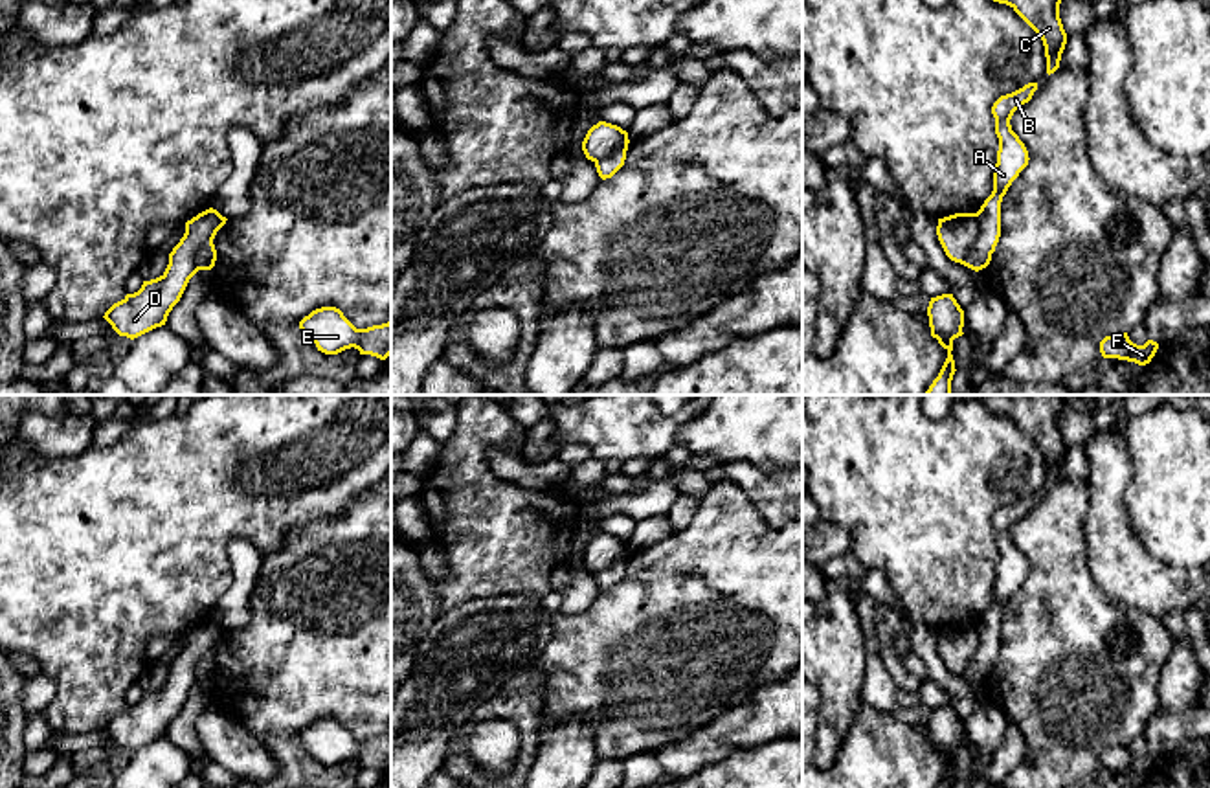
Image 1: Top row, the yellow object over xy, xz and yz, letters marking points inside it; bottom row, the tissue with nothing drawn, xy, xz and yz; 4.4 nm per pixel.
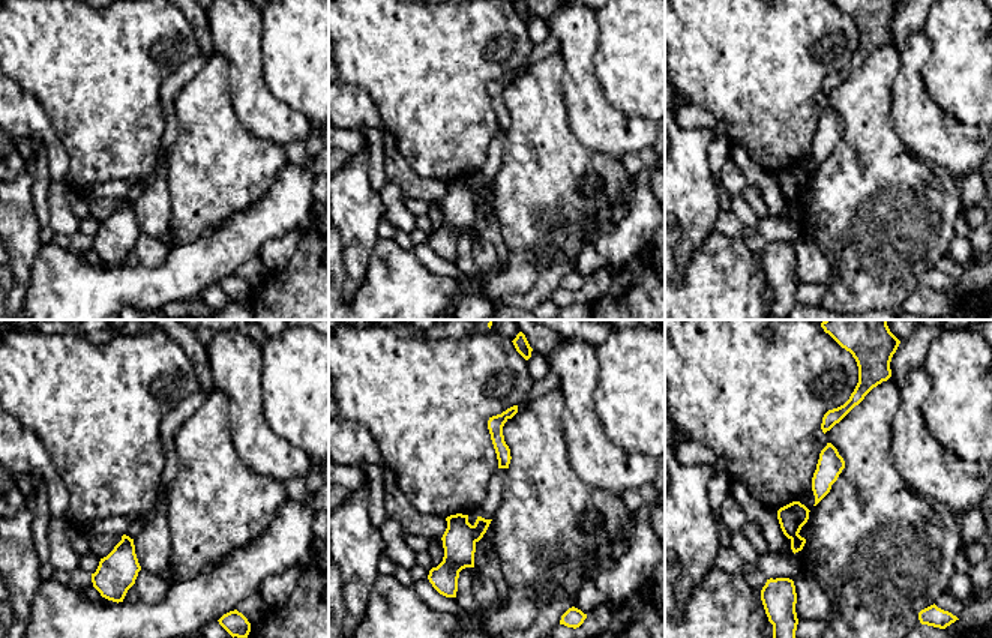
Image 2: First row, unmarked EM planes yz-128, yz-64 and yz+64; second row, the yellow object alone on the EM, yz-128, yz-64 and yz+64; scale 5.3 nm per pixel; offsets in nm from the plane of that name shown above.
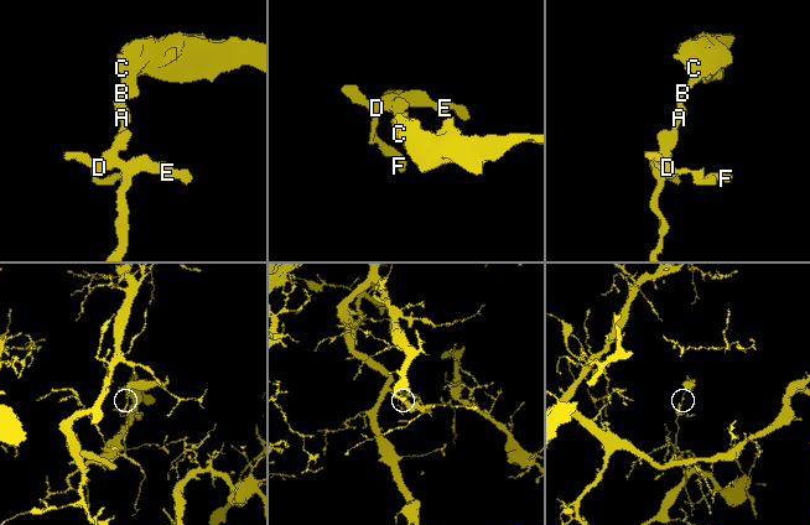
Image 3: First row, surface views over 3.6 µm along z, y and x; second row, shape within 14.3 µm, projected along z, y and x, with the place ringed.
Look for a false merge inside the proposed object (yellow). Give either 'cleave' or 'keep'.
cleave

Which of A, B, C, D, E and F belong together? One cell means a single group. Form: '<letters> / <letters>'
A B C / D E F

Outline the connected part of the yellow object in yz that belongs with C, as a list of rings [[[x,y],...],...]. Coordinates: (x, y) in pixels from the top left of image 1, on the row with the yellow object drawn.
[[[993,0],[1010,6],[1043,40],[1047,73],[1059,68],[1067,33],[1059,18],[1061,0]]]

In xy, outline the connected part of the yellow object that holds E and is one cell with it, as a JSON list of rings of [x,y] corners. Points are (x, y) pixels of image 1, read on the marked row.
[[[321,307],[305,316],[299,329],[325,355],[338,355],[351,347],[380,360],[391,355],[391,321],[356,329],[340,309]]]

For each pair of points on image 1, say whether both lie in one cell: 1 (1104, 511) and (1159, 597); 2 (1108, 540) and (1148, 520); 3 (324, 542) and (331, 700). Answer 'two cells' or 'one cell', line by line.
1: one cell
2: two cells
3: one cell

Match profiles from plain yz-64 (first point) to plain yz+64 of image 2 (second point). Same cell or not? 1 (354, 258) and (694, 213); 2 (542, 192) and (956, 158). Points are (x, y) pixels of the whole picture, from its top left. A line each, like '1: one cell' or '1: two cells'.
1: one cell
2: two cells

